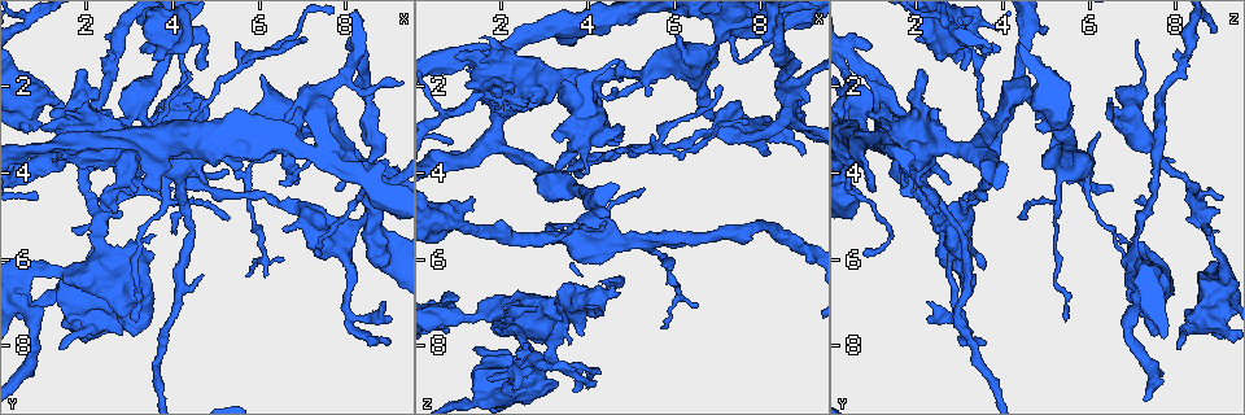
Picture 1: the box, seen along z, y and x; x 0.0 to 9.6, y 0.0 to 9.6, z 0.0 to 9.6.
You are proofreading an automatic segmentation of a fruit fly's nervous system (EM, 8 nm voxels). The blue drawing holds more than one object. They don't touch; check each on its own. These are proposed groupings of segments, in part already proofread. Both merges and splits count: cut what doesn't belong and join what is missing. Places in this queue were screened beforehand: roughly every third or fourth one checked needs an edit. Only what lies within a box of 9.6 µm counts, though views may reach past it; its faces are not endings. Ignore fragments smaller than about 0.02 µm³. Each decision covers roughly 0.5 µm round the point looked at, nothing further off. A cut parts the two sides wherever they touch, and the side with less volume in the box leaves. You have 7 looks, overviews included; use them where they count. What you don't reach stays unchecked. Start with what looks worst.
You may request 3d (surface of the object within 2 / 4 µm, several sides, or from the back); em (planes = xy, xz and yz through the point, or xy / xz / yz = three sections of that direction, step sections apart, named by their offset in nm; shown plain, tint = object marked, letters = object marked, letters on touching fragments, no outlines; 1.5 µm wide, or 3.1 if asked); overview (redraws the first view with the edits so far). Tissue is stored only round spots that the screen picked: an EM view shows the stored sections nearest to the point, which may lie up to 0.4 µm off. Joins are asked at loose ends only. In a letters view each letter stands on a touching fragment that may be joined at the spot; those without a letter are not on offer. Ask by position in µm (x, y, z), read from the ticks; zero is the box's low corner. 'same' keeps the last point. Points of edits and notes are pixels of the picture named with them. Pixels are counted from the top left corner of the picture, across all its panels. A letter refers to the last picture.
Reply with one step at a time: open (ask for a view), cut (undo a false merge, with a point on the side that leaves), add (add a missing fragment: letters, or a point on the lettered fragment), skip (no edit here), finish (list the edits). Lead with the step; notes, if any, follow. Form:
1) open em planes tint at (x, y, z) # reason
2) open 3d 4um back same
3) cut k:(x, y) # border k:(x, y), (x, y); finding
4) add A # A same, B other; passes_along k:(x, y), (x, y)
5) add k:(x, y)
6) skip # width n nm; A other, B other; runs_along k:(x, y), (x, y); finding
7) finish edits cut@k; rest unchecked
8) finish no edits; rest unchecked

open em yz step 8 letters at (4.15, 0.75, 8.75) # long arm stops here

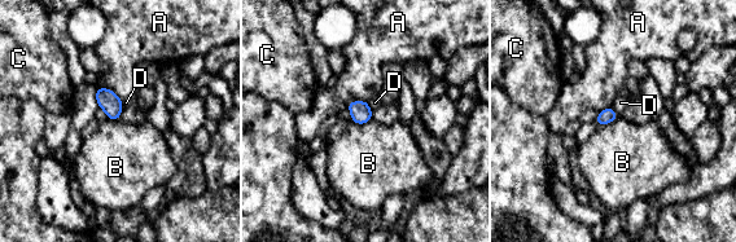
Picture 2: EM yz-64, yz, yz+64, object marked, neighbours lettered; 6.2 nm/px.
skip # A other, B other, C other, D other; border 2:(372, 119), (364, 123), (351, 122); no lettered fragment goes on from it

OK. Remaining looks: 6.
open em planes tint at (1.20, 2.60, 2.05) # thick end

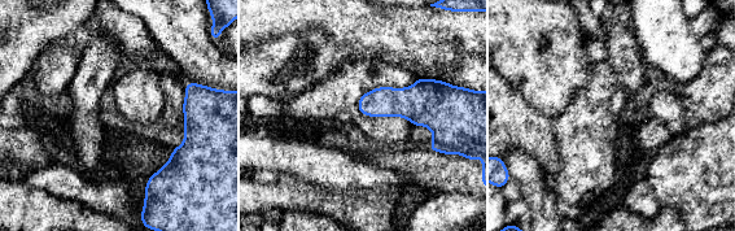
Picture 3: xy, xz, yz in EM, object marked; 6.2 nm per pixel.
open em planes letters same

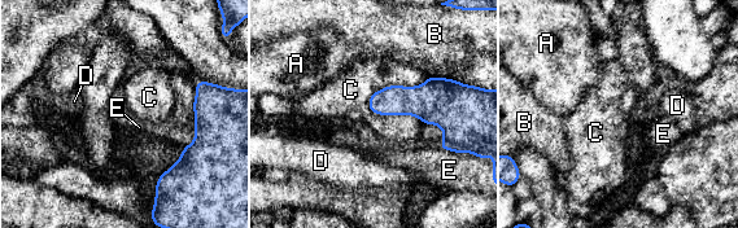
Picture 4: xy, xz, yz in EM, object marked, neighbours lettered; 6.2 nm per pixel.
skip # A other, B other, C other, D other, E other; none of them fits

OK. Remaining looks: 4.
open em planes letters at (3.00, 4.35, 8.35) # branch point

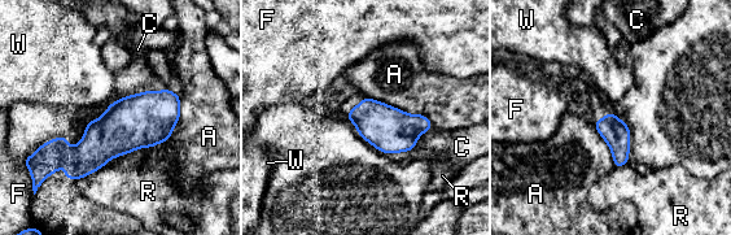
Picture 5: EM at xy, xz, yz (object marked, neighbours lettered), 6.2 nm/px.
skip # A other, C other, F other, R other, W other; border 5:(180, 96), (167, 139), (104, 165); all the same cell

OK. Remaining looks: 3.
finish no edits; rest unchecked

